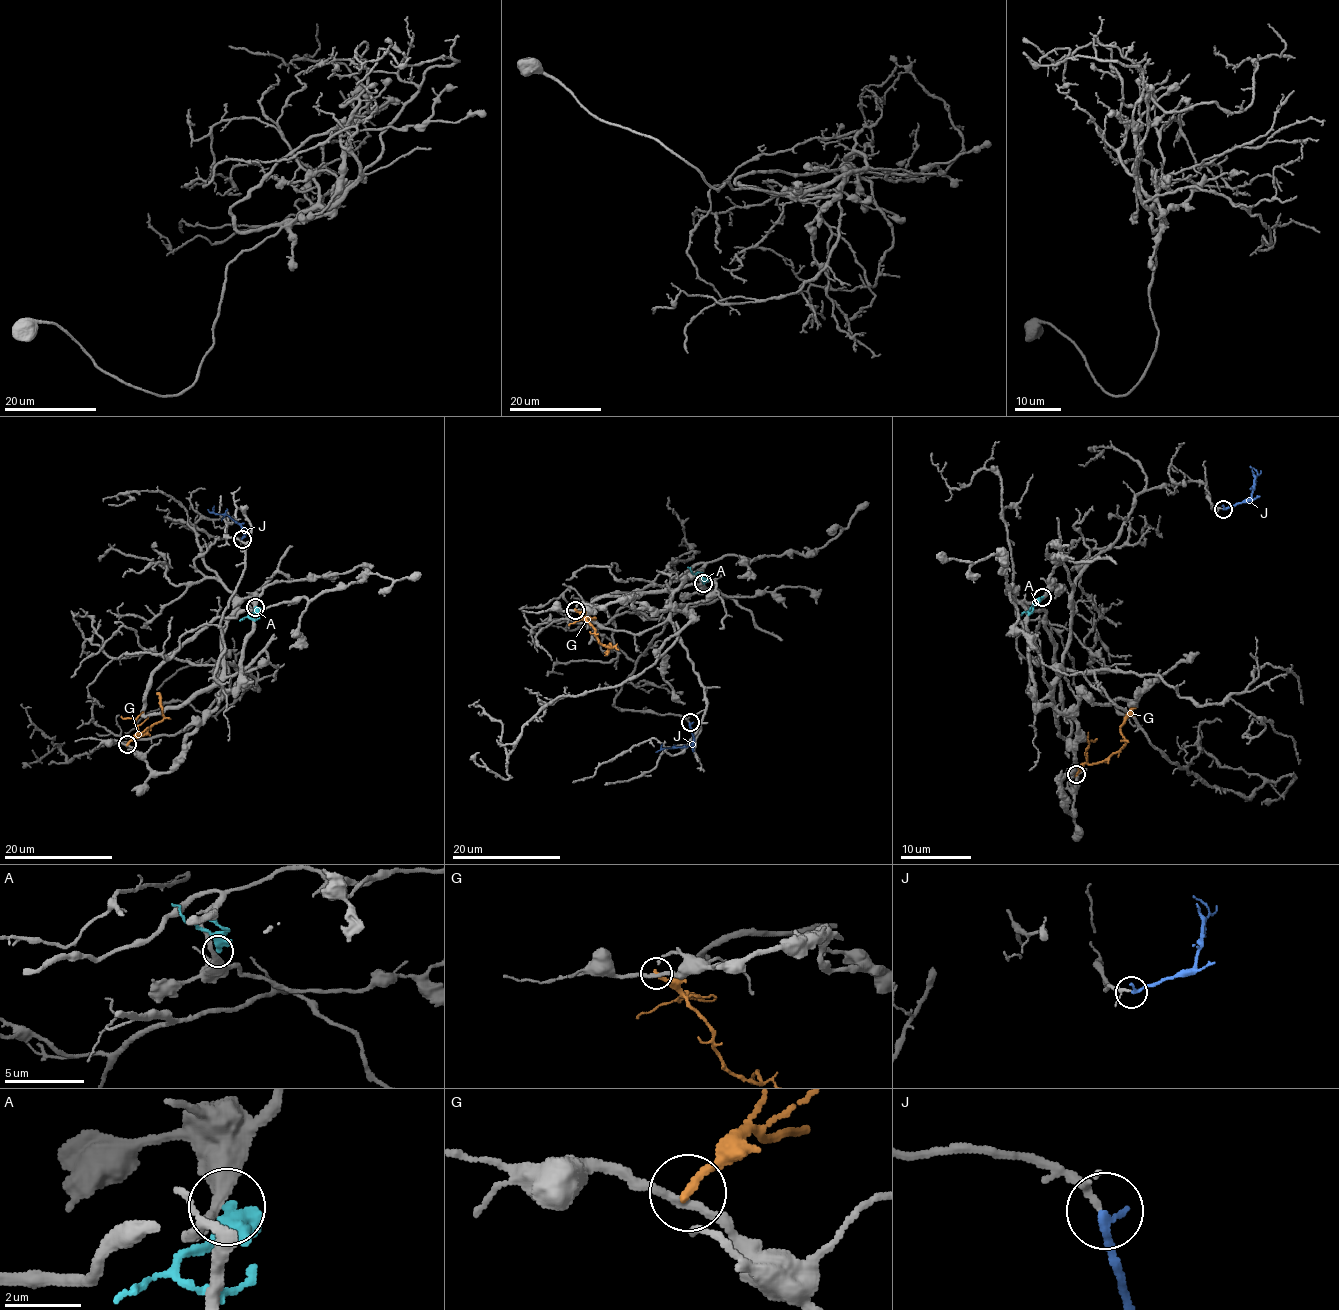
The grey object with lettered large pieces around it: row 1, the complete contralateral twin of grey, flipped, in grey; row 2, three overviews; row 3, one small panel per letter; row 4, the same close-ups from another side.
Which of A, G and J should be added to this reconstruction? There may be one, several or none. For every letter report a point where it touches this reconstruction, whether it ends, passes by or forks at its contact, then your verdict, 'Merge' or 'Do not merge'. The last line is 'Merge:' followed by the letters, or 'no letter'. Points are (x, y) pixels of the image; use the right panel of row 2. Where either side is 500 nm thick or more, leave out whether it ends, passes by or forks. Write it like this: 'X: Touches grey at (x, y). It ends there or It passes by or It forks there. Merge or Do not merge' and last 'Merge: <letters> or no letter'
A: Touches grey at (1042, 597). Do not merge
G: Touches grey at (1076, 774). It ends there. Do not merge
J: Touches grey at (1223, 509). It ends there. Merge
Merge: J

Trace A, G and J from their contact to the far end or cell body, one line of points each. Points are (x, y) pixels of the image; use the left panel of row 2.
A: (256, 608), (239, 621)
G: (128, 744), (134, 735), (144, 735), (163, 719), (160, 696), (156, 692)
J: (242, 539), (245, 534), (241, 526), (227, 515), (215, 512), (213, 505)

